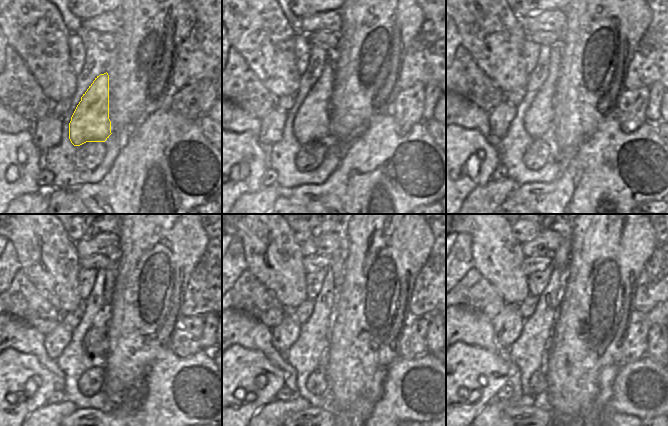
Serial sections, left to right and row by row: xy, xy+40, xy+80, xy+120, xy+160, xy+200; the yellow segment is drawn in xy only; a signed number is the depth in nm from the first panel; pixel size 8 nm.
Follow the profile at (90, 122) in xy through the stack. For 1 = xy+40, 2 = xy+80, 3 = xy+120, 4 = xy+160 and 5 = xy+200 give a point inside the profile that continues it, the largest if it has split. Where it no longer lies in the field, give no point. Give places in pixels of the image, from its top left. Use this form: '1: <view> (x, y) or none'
1: xy+40 (311, 123)
2: xy+80 (538, 119)
3: xy+120 (95, 339)
4: xy+160 (338, 257)
5: xy+200 (560, 257)

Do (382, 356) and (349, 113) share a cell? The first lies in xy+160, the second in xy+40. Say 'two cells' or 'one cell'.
one cell

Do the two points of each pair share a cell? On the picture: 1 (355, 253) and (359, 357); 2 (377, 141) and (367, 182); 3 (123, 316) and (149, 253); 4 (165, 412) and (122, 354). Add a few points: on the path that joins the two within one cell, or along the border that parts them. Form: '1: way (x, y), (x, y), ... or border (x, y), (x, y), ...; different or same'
1: way (357, 279), (357, 331); same
2: way (360, 158), (346, 173), (344, 185), (350, 187); same
3: way (136, 300), (137, 293), (149, 281), (149, 269); same
4: border (155, 361), (147, 369), (143, 385), (125, 397); different

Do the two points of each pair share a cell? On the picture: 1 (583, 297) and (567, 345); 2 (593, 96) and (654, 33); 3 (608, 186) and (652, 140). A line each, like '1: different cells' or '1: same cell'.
1: same cell
2: different cells
3: same cell

